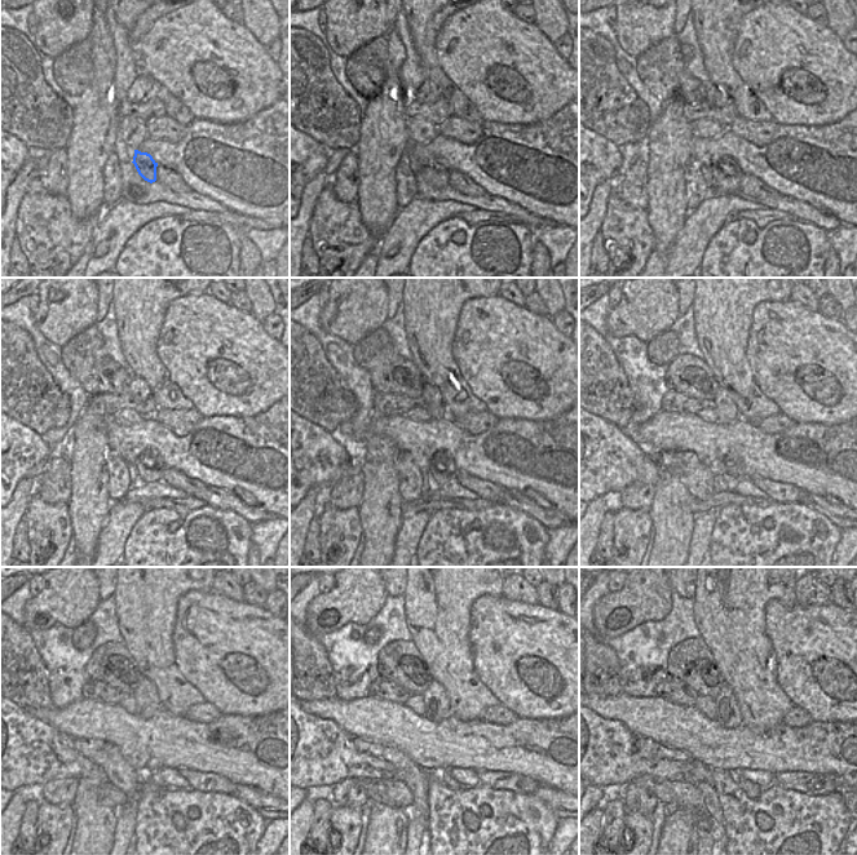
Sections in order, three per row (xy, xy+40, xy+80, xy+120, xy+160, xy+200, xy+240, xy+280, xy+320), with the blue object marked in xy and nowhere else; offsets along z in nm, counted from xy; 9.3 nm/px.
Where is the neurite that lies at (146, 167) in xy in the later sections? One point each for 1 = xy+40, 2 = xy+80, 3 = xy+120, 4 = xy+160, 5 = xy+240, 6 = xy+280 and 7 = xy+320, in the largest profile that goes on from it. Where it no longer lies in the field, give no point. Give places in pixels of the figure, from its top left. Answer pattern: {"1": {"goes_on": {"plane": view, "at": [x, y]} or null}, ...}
{"1": {"goes_on": {"plane": "xy+40", "at": [434, 173]}}, "2": {"goes_on": {"plane": "xy+80", "at": [720, 184]}}, "3": {"goes_on": {"plane": "xy+120", "at": [146, 474]}}, "4": {"goes_on": {"plane": "xy+160", "at": [441, 477]}}, "5": {"goes_on": {"plane": "xy+240", "at": [155, 778]}}, "6": {"goes_on": {"plane": "xy+280", "at": [444, 775]}}, "7": {"goes_on": {"plane": "xy+320", "at": [752, 791]}}}

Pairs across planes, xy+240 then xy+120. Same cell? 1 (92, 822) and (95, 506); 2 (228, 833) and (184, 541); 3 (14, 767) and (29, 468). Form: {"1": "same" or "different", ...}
{"1": "same", "2": "same", "3": "same"}

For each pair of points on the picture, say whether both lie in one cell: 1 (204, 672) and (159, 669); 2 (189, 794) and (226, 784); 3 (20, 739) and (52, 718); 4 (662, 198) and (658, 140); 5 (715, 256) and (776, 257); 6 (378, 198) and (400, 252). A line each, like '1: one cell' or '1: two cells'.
1: two cells
2: two cells
3: two cells
4: one cell
5: one cell
6: two cells

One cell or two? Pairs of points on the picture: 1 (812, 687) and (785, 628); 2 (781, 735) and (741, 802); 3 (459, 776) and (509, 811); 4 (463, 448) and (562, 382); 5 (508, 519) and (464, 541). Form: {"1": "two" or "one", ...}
{"1": "one", "2": "two", "3": "two", "4": "two", "5": "one"}

